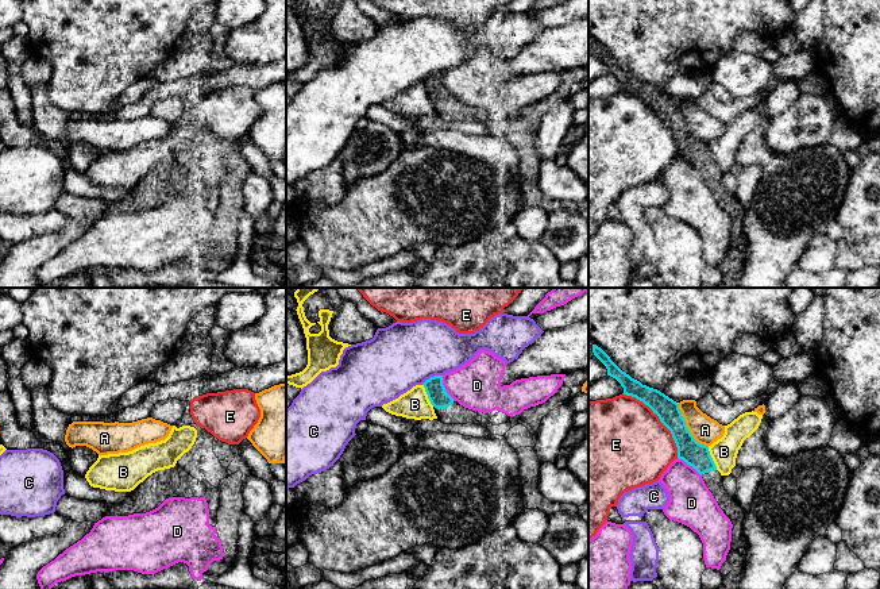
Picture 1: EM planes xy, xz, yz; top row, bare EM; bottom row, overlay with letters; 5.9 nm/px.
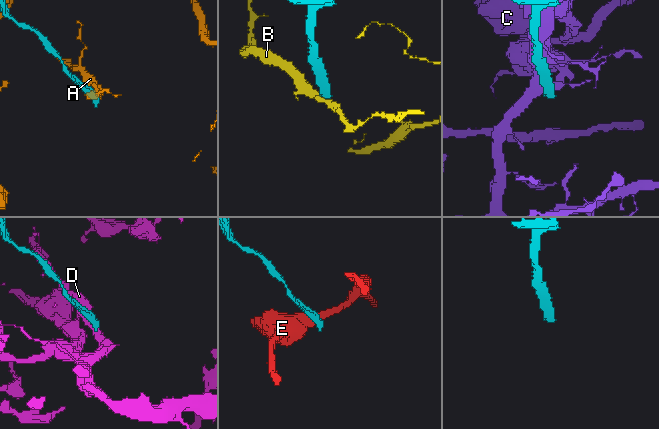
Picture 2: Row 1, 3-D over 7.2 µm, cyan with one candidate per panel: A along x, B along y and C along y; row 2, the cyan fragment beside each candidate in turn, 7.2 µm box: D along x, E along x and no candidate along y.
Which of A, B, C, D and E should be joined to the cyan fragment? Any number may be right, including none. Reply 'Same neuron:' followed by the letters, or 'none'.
Same neuron: none

